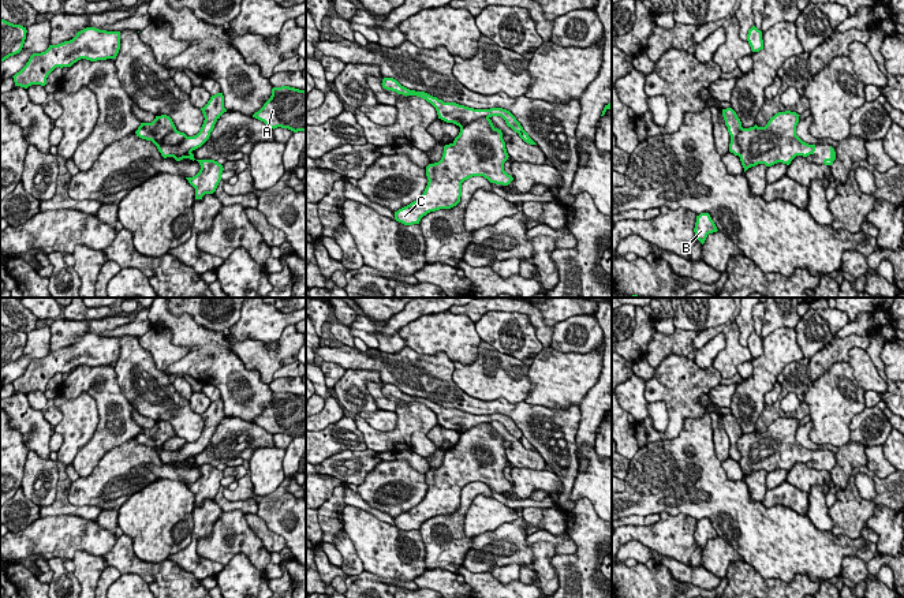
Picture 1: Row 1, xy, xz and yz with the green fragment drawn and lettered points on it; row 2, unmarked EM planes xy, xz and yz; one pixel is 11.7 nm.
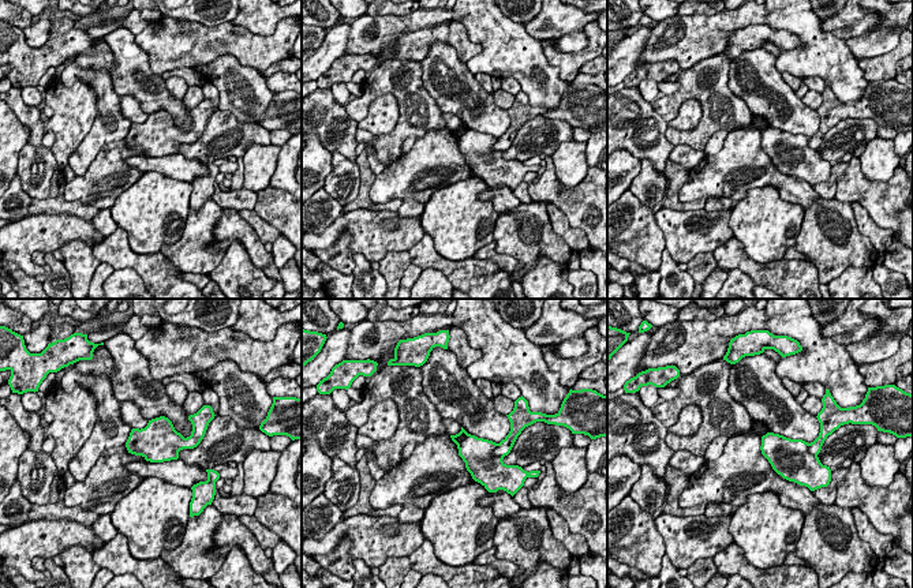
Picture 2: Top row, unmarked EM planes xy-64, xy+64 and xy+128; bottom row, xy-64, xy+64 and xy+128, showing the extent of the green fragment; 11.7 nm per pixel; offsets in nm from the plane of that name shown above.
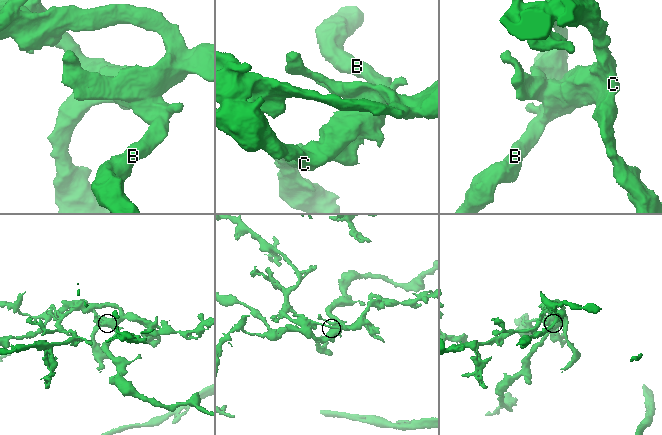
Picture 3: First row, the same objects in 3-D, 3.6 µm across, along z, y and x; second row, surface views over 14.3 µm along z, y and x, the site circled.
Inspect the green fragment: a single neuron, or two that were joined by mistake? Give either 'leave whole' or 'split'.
split

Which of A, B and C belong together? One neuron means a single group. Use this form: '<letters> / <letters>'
A / B C

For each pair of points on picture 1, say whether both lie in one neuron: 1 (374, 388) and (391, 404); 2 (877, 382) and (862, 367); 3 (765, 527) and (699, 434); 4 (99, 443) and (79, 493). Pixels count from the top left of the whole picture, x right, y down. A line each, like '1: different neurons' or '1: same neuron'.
1: same neuron
2: same neuron
3: same neuron
4: different neurons

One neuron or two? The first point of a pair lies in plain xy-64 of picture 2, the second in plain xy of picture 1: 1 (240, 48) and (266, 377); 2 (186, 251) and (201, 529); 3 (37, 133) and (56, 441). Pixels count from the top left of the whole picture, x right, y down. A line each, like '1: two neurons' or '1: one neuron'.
1: one neuron
2: one neuron
3: two neurons

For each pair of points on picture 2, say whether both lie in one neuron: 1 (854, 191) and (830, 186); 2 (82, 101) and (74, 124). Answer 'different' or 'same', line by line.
1: different
2: same

